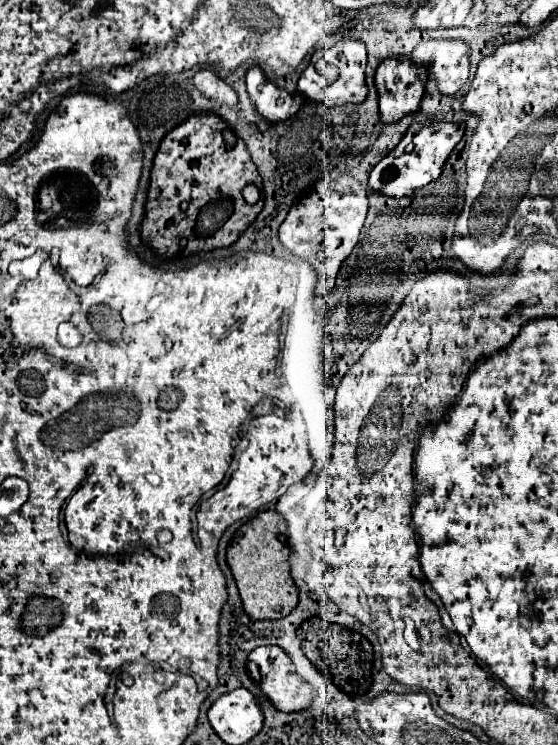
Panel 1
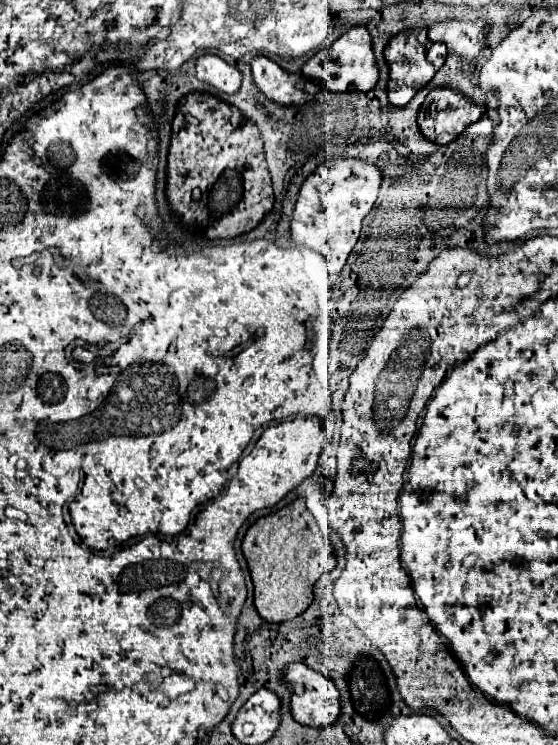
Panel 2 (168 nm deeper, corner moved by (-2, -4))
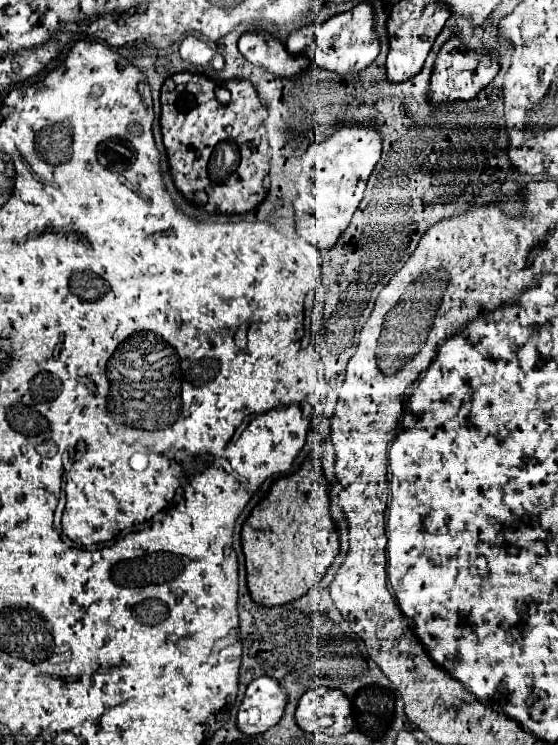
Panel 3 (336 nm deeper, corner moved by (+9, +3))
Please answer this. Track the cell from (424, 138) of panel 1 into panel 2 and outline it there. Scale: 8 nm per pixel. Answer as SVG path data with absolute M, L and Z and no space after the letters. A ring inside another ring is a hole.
M434 87L418 115L418 127L430 141L446 145L454 141L468 125L486 113L484 103L474 103L454 87Z

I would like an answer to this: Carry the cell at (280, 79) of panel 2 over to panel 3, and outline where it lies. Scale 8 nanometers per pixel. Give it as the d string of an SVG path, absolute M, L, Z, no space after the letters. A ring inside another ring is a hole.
M249 32L241 36L239 52L253 66L265 68L277 78L293 78L301 70L309 68L307 56L289 56L289 52L285 52L285 46L269 34Z

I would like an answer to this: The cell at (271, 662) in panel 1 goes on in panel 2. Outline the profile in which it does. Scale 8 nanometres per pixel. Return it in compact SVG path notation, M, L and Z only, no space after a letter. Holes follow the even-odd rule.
M292 663L286 669L284 679L286 679L286 685L292 693L292 715L300 725L330 729L338 723L342 709L340 709L340 691L336 689L334 681L328 681L324 675L320 675L318 671L310 669L302 663Z

